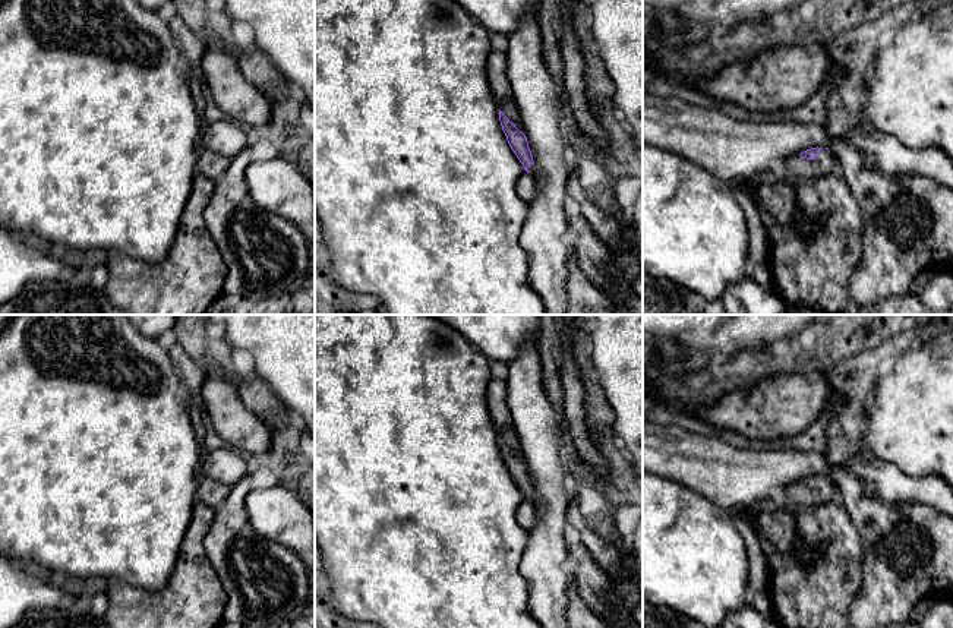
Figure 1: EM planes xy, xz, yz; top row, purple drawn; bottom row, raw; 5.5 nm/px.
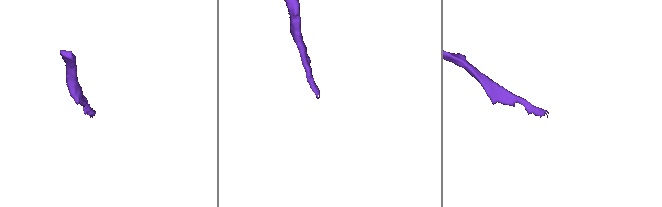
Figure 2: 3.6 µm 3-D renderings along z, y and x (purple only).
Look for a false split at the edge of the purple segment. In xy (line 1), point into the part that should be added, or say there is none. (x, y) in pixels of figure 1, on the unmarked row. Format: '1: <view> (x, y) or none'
1: none

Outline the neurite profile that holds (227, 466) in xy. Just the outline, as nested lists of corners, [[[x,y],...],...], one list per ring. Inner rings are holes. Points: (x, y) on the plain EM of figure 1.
[[[225,446],[208,452],[202,463],[202,474],[218,483],[234,486],[247,474],[243,454]]]

